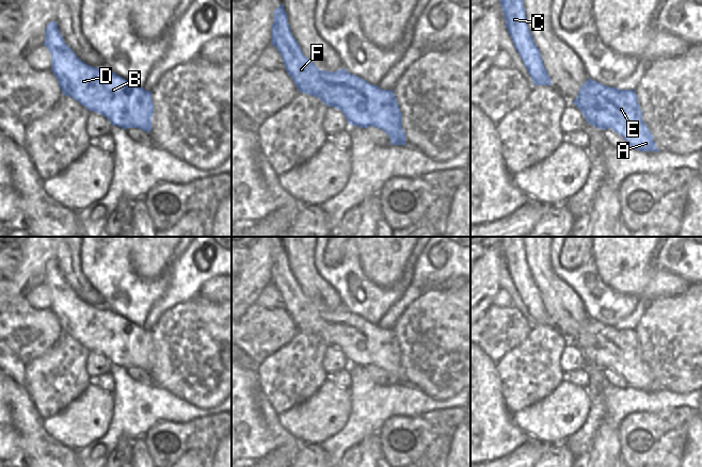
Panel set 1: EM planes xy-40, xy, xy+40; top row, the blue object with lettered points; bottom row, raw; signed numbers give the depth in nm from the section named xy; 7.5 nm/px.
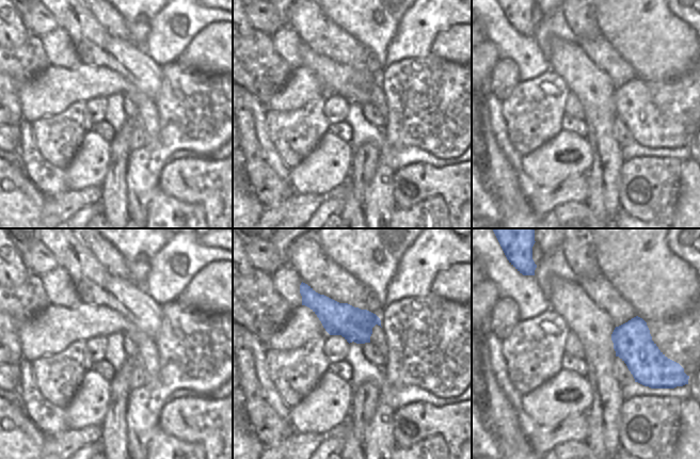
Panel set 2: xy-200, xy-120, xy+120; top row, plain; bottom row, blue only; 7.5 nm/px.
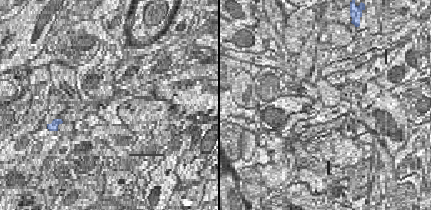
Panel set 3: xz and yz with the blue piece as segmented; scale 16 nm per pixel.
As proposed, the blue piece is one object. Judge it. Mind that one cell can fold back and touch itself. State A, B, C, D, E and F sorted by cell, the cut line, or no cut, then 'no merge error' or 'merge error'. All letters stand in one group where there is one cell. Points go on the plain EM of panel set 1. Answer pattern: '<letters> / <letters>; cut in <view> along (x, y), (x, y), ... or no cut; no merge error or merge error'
A B C D E F; no cut; no merge error

